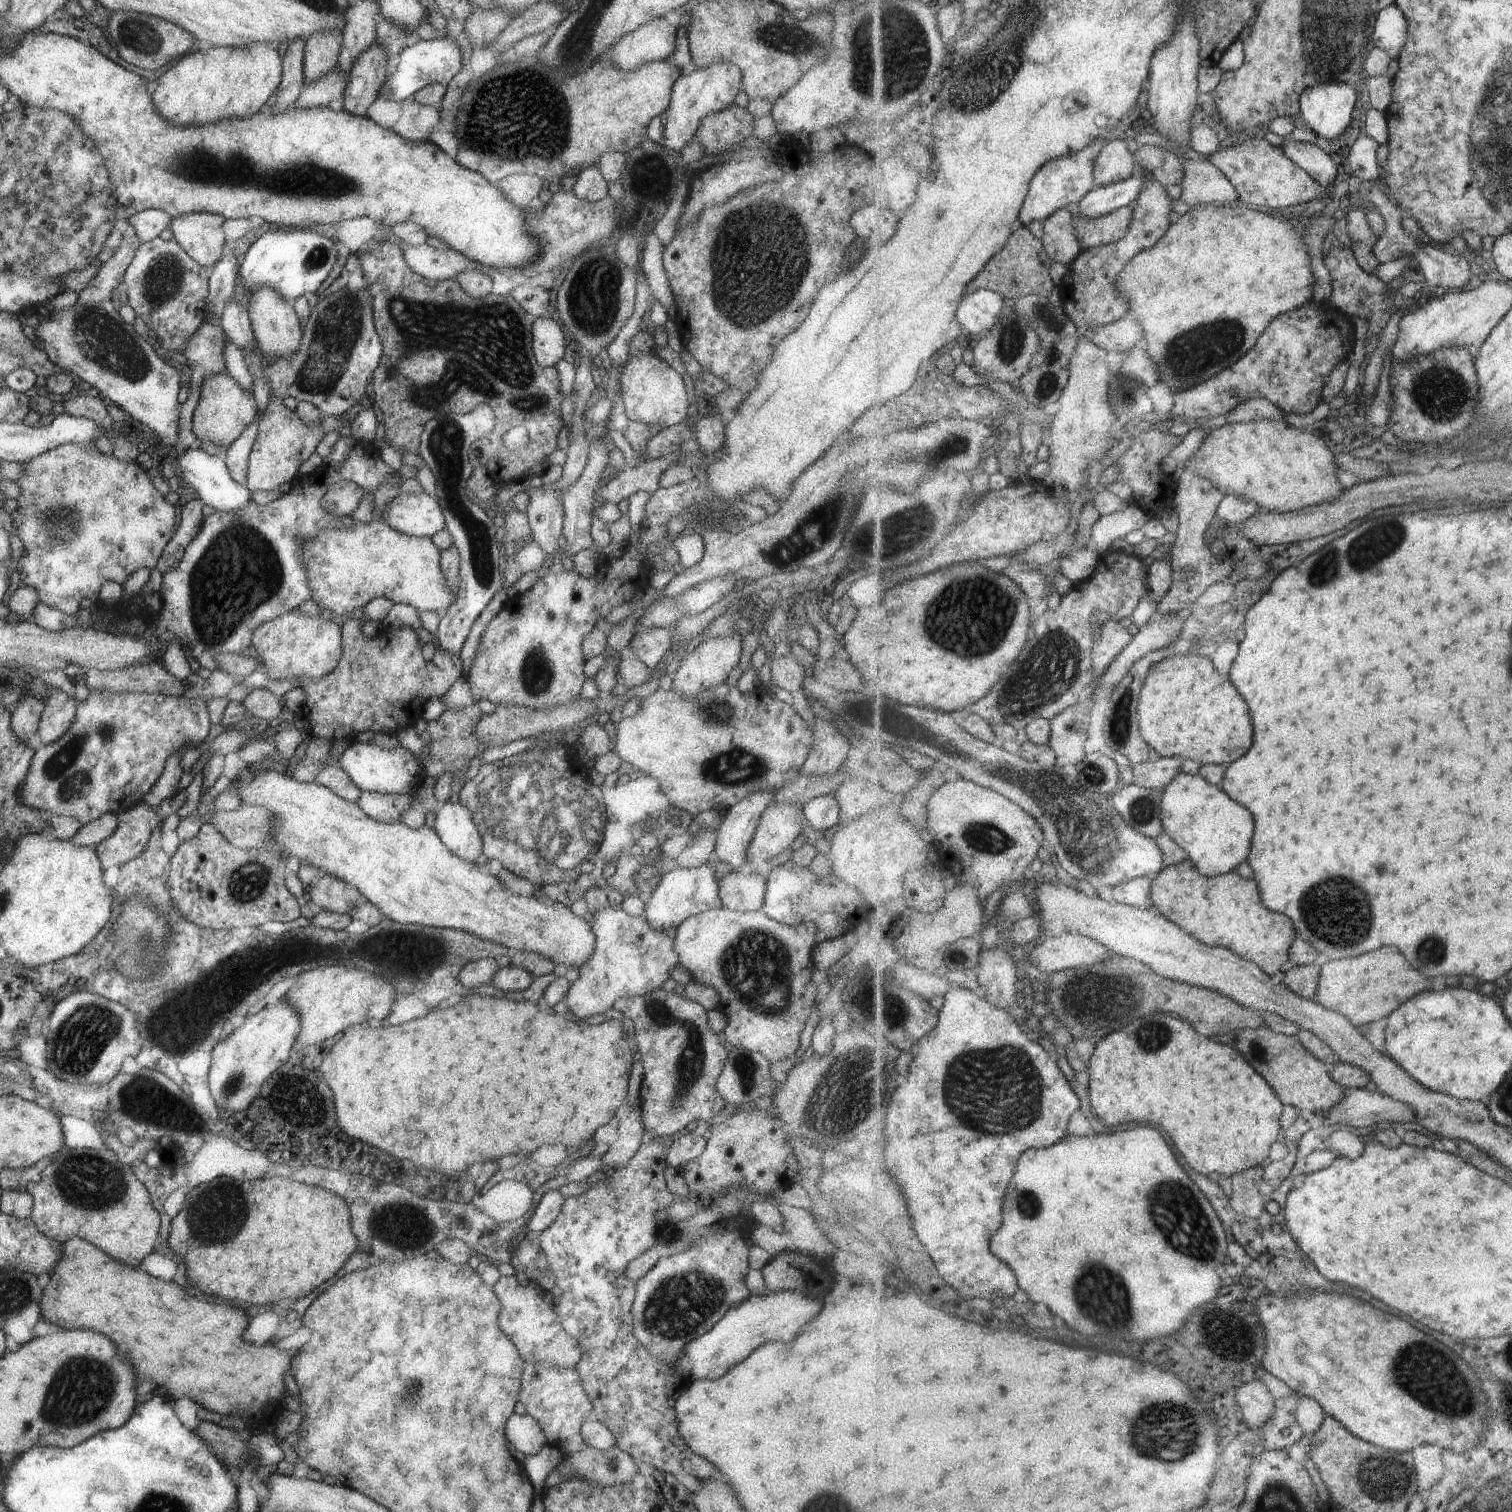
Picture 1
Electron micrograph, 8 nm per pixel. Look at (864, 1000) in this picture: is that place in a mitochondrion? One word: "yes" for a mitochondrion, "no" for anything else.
yes

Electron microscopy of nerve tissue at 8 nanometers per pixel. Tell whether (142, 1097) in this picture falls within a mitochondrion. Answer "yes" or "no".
yes

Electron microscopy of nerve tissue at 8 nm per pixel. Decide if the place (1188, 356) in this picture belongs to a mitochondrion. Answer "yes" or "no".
yes

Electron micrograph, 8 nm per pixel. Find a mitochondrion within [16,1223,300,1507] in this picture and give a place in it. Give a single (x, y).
(83, 1388)

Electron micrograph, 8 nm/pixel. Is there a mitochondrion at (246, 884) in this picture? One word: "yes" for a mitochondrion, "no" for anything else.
yes

